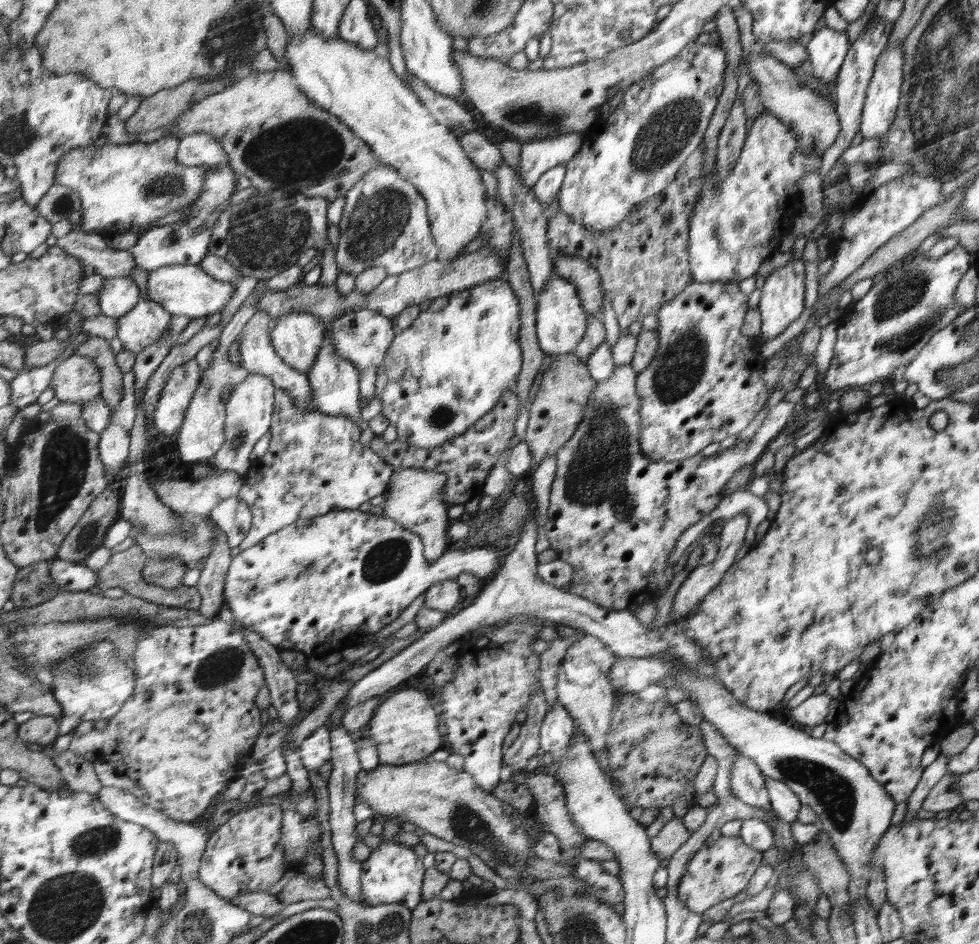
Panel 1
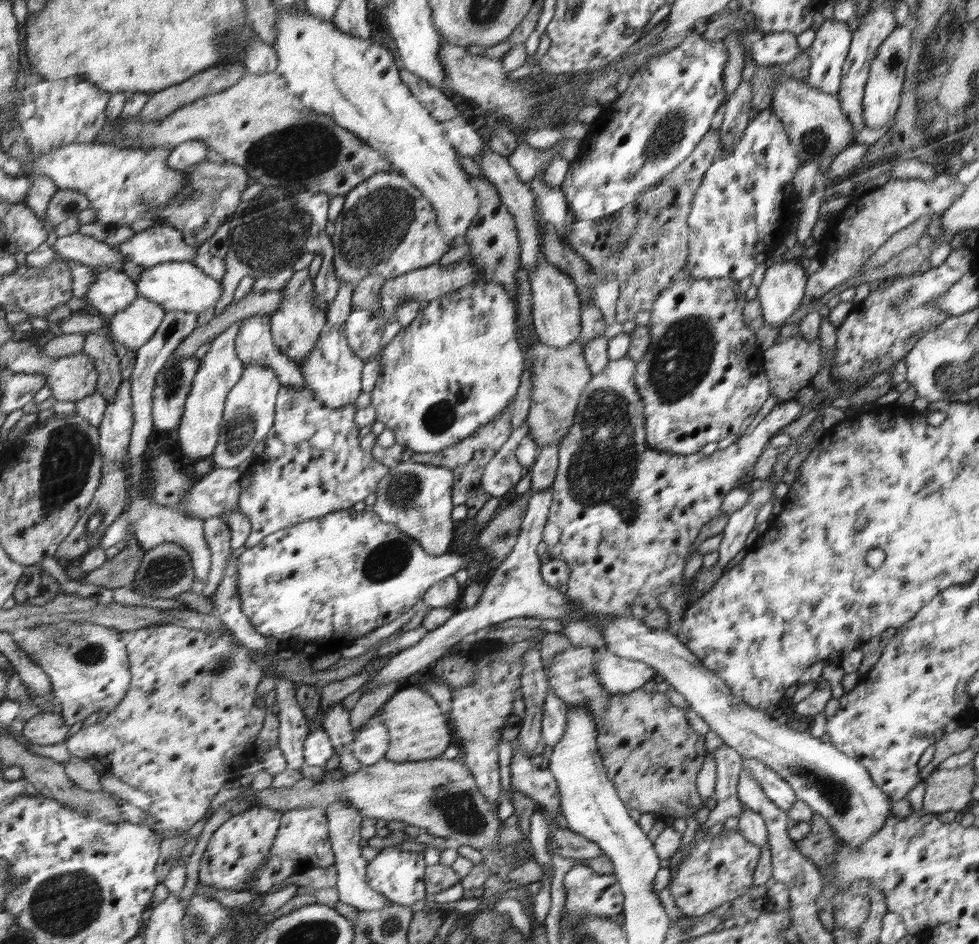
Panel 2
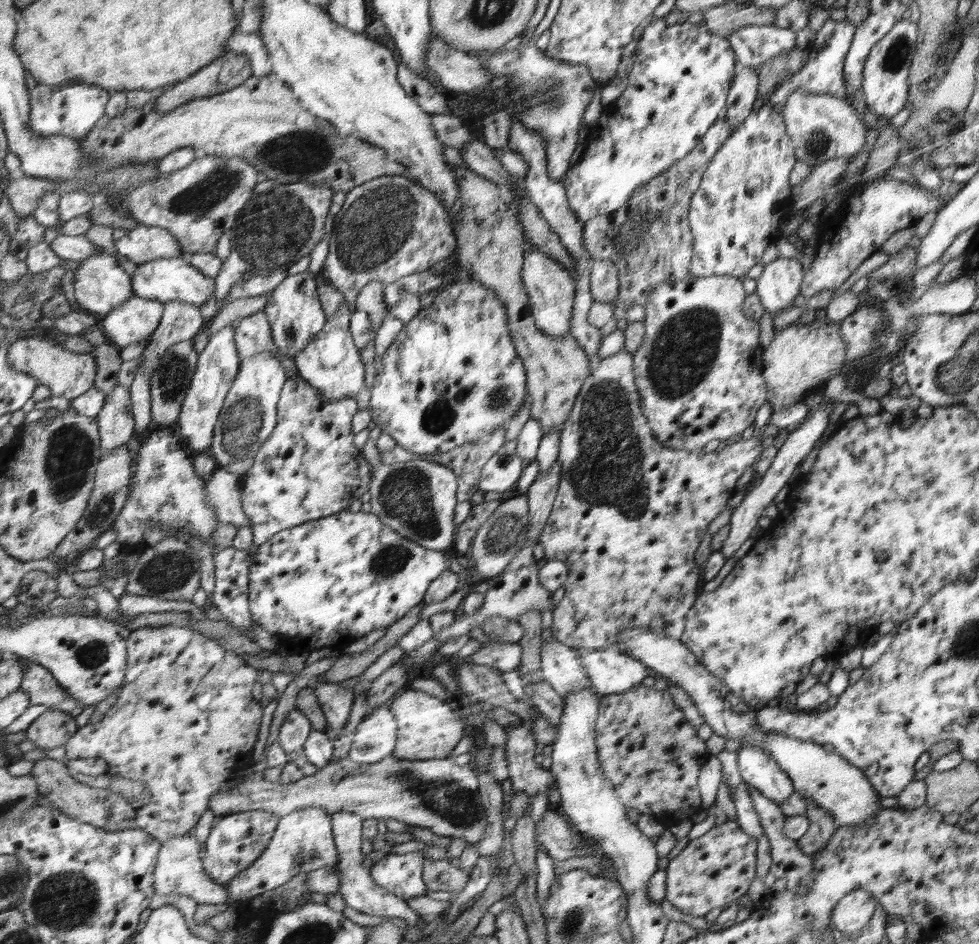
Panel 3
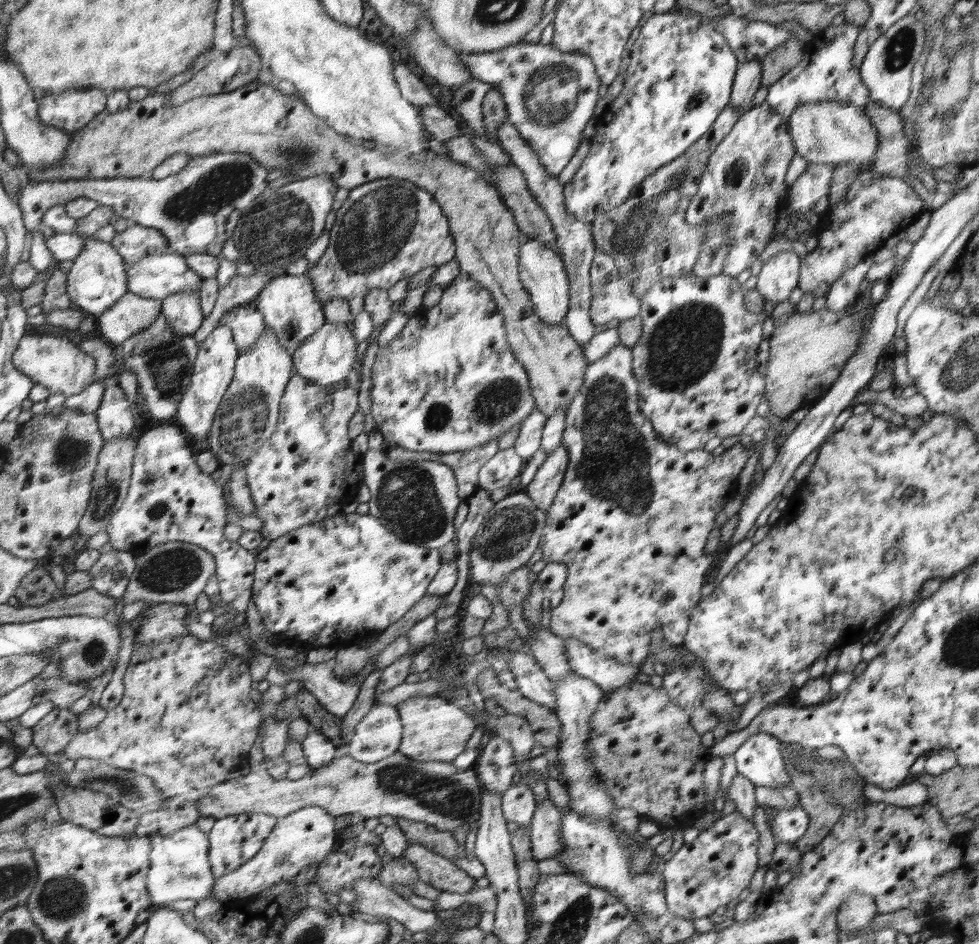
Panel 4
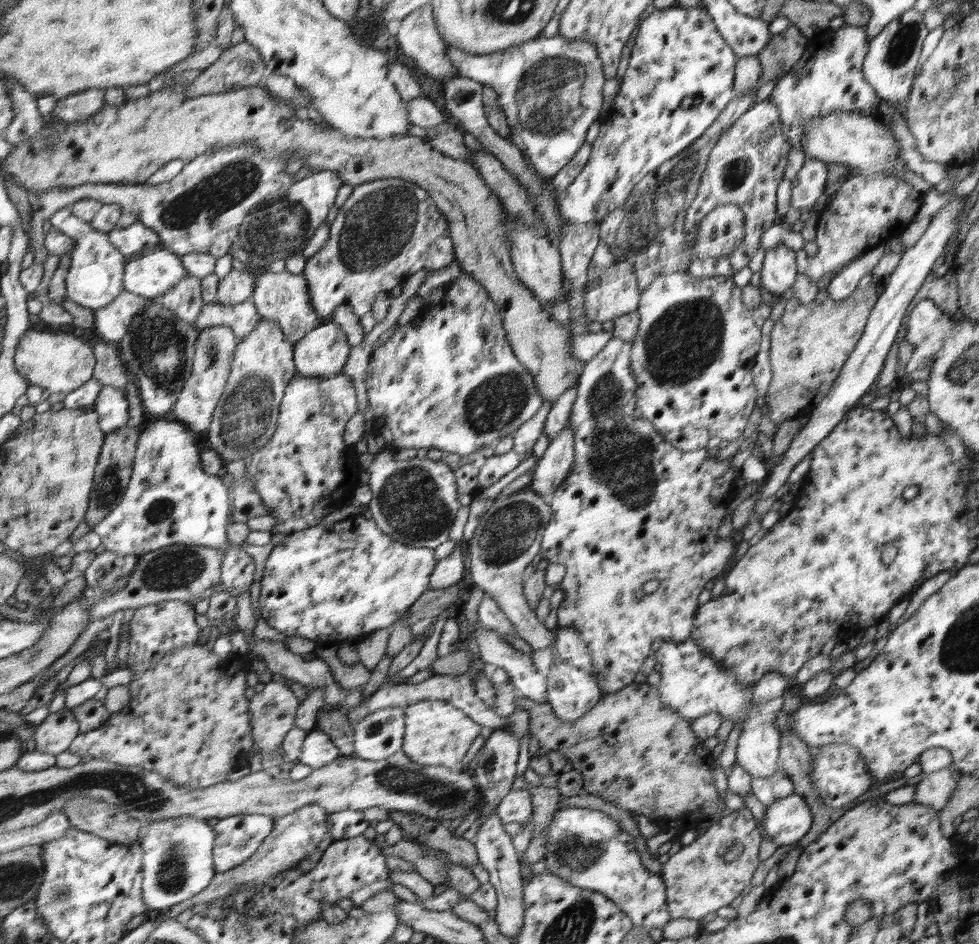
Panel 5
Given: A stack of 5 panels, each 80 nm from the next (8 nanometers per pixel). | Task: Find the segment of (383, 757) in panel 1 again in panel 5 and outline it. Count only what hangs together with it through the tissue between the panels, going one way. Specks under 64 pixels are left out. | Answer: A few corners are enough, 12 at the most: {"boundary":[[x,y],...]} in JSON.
{"boundary":[[444,700],[406,707],[401,750],[458,764],[482,728]]}

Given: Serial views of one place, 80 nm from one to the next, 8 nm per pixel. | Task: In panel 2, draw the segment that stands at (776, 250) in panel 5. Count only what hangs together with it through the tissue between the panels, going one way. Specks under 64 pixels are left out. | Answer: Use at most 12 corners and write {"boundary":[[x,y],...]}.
{"boundary":[[769,264],[757,294],[763,322],[781,328],[800,308],[804,268]]}

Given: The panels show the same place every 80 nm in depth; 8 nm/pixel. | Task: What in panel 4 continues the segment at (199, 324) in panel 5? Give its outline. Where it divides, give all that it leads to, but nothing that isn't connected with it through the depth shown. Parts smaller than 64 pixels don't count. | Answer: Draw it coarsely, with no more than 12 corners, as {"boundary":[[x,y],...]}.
{"boundary":[[250,303],[230,309],[219,324],[250,350],[268,327]]}

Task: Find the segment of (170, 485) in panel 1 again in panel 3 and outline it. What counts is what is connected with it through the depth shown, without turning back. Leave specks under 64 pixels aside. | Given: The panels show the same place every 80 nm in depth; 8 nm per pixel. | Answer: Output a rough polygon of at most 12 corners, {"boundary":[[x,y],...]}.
{"boundary":[[217,467],[207,484],[219,522],[250,527],[239,475]]}

